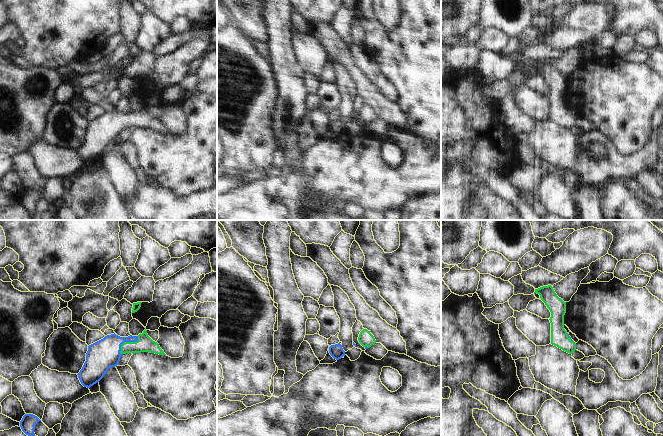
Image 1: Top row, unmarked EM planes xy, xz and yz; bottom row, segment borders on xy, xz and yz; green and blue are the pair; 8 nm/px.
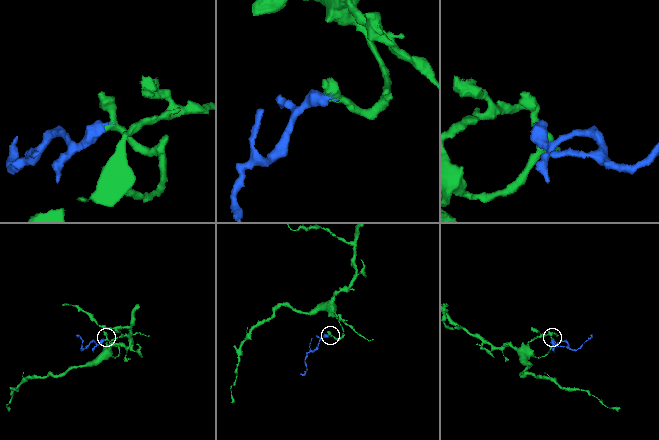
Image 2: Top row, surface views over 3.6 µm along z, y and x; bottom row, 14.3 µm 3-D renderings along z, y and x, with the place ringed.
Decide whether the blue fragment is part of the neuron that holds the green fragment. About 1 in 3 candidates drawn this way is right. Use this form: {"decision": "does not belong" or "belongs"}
{"decision": "belongs"}

